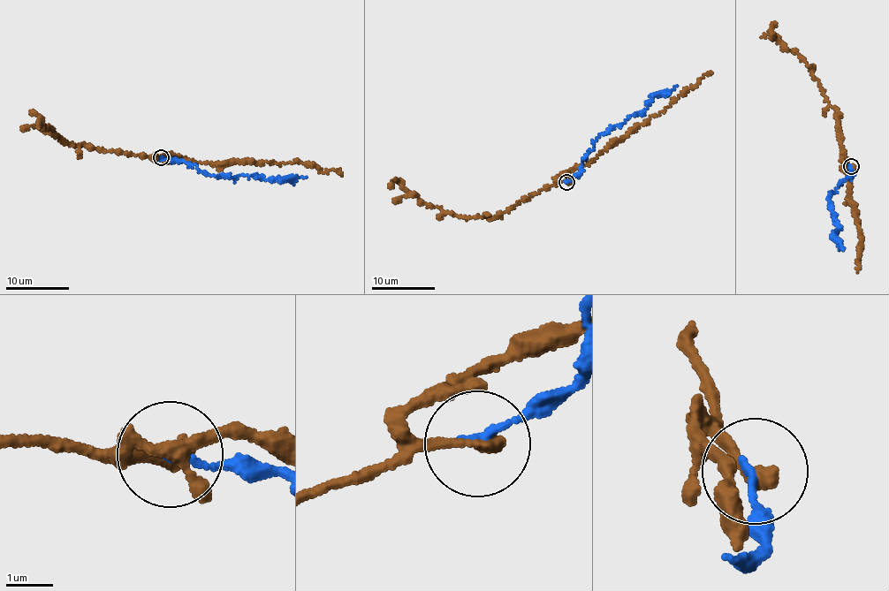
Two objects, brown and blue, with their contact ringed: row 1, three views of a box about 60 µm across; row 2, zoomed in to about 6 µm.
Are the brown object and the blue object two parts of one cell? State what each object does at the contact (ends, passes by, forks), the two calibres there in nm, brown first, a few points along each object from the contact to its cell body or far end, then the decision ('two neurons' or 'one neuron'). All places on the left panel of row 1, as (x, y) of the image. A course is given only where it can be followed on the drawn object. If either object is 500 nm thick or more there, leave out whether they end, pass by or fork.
brown ends | blue ends | 320/170 nm | brown via (162, 157), (102, 153), (83, 144), (72, 146), (52, 130), (39, 125), (41, 117), (30, 111) | blue via (162, 157), (185, 162), (213, 176), (250, 176), (283, 181), (305, 176) | two neurons

